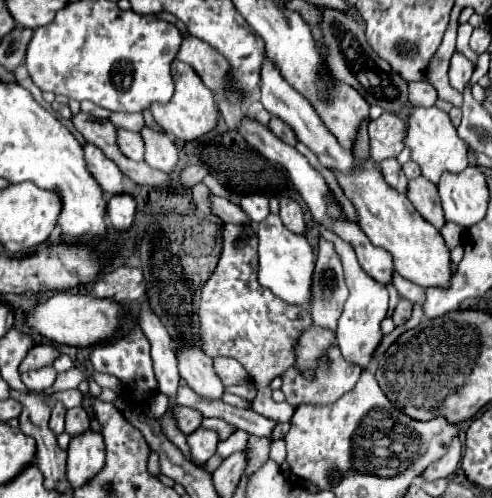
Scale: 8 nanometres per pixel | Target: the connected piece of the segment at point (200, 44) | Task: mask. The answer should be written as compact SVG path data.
M190 34L184 36L176 58L190 64L196 70L196 74L202 78L202 82L214 94L222 94L226 90L228 62L214 48L210 48L210 44L206 44L204 40L198 40L196 36L190 36Z

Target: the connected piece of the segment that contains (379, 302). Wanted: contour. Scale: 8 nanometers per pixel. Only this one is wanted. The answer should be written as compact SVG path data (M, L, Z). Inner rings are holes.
M320 226L320 234L322 234L322 238L334 242L336 252L340 254L342 264L344 264L346 284L350 288L350 296L344 304L344 312L338 320L338 332L336 332L340 352L342 352L344 360L348 360L350 364L358 364L362 370L368 370L370 362L374 358L374 352L380 348L380 342L382 342L380 322L386 318L386 312L388 312L388 290L384 284L378 284L376 280L370 280L370 276L366 276L366 272L360 268L350 244L346 244L334 232L328 232L322 226Z

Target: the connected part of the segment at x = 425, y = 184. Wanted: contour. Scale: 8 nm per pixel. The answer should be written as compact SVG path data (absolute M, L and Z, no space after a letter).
M418 176L408 182L408 192L406 196L414 204L414 208L436 228L440 230L444 226L444 212L438 200L438 188L426 180L424 176Z

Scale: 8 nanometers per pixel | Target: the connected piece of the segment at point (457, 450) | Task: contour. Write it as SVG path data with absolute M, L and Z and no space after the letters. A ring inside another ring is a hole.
M456 438L452 442L452 446L448 448L448 452L438 462L434 462L432 466L428 466L424 470L424 474L422 474L424 480L432 482L432 480L438 480L438 478L448 478L452 472L456 472L460 456L462 456L462 448L460 448L460 440Z

